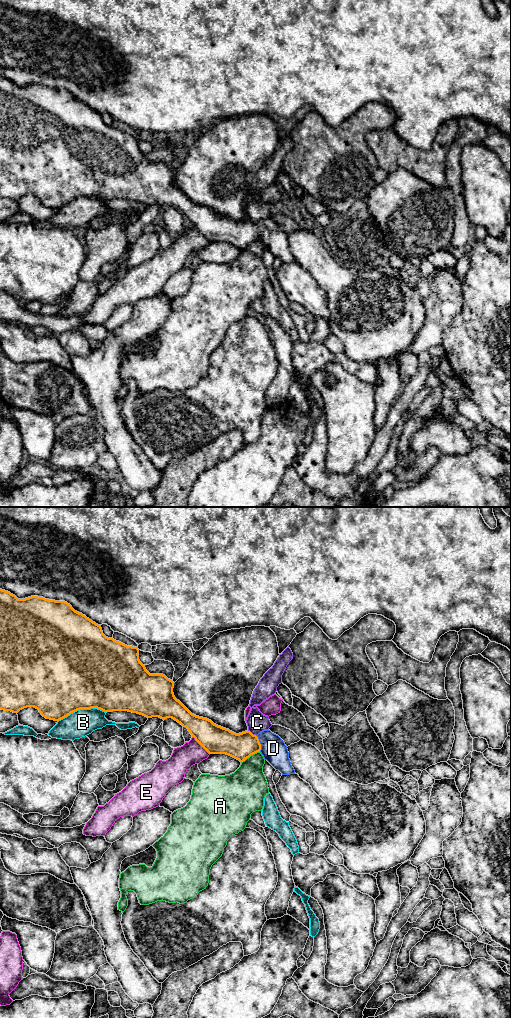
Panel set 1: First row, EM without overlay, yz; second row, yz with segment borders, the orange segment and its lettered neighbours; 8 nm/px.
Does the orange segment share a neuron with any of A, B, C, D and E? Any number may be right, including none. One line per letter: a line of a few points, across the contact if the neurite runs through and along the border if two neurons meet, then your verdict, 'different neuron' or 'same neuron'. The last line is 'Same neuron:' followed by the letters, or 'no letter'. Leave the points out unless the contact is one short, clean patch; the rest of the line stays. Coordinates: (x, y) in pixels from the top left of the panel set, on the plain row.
A: line yz (259, 239), (251, 242), (241, 250); different neuron
B: different neuron
C: line yz (248, 218), (256, 224); different neuron
D: line yz (241, 234), (244, 232), (260, 232), (269, 232), (273, 236); same neuron
E: different neuron
Same neuron: D

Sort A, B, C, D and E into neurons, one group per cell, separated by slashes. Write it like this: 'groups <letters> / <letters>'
groups A / B / C / D / E

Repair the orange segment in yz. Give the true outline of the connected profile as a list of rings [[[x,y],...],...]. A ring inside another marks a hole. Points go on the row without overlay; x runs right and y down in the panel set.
[[[0,77],[0,197],[18,201],[27,195],[39,198],[46,207],[59,209],[80,197],[97,196],[104,200],[128,199],[147,206],[172,206],[186,215],[209,242],[226,242],[240,250],[260,240],[282,263],[295,262],[284,229],[270,218],[257,224],[250,219],[236,222],[211,208],[192,202],[173,181],[174,170],[163,162],[150,162],[139,148],[138,135],[127,134],[103,122],[101,113],[75,99],[65,89],[31,84],[18,87]]]

